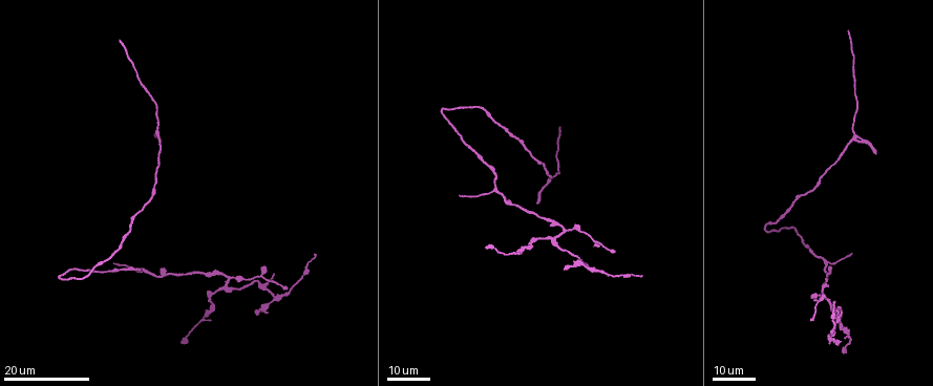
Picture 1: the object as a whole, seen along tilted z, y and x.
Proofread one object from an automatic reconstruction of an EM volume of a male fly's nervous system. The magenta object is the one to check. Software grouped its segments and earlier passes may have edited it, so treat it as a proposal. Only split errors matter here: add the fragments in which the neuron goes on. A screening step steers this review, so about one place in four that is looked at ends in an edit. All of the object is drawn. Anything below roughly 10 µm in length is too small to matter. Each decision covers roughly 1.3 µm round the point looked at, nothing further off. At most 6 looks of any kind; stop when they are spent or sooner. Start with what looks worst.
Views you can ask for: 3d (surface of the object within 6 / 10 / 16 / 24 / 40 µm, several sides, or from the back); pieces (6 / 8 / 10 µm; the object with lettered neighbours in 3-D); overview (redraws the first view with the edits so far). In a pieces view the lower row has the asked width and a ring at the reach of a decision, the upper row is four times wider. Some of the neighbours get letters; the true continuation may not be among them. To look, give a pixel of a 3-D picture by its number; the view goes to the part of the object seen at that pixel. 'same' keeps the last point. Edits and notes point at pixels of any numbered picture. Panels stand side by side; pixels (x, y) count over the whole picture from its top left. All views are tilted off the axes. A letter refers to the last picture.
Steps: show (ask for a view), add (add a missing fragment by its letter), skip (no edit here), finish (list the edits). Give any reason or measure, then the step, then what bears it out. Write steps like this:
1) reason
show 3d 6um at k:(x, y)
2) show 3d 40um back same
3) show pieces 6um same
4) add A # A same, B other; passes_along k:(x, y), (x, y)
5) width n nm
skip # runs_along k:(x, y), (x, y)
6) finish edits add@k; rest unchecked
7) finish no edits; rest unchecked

end of a long branch
show 3d 16um at 1:(849, 29)

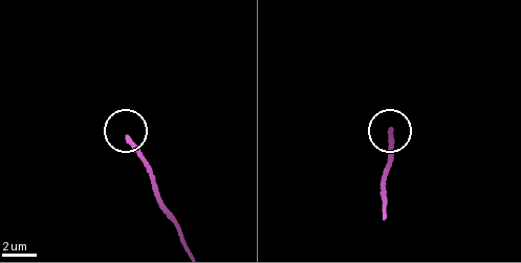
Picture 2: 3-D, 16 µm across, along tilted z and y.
show pieces 6um at 2:(392, 127)

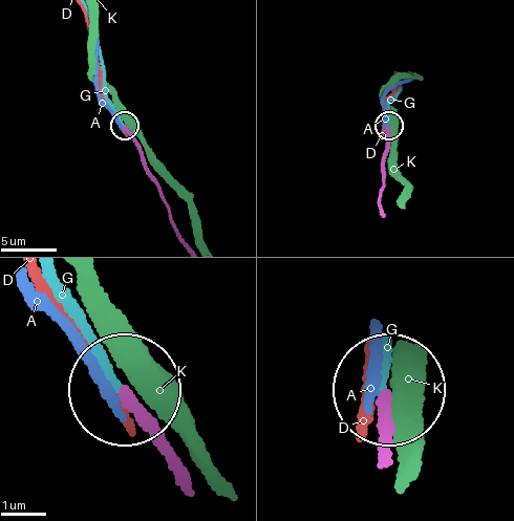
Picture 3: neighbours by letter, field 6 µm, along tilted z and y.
add G # A other, D other, G same, K other; passes_along 3:(390, 451), (384, 350); it goes on there

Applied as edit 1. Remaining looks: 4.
show overview

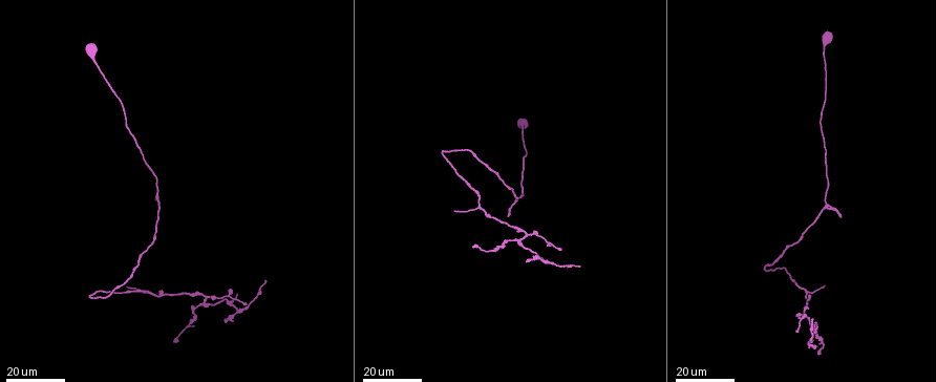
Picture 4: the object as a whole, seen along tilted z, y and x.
free end
show 3d 16um at 4:(811, 321)

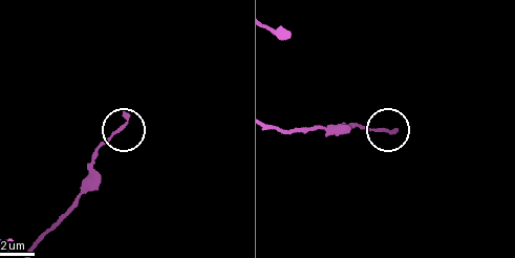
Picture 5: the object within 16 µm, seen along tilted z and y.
show pieces 8um at 5:(126, 114)

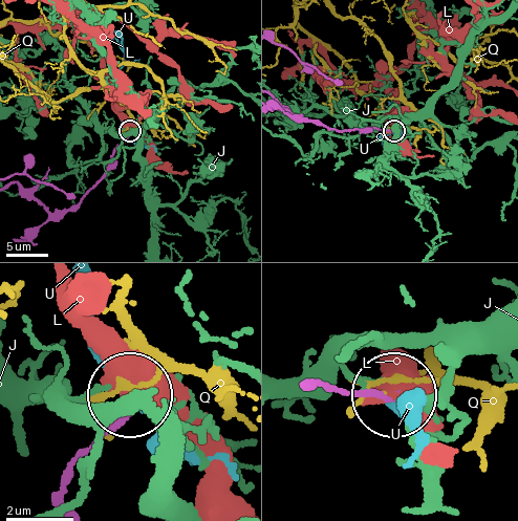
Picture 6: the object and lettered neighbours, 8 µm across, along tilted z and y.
skip # J other, L other, Q other, U other; runs_along 6:(309, 385), (396, 392); none of them fits

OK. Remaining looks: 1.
finish edits add@3; rest unchecked

